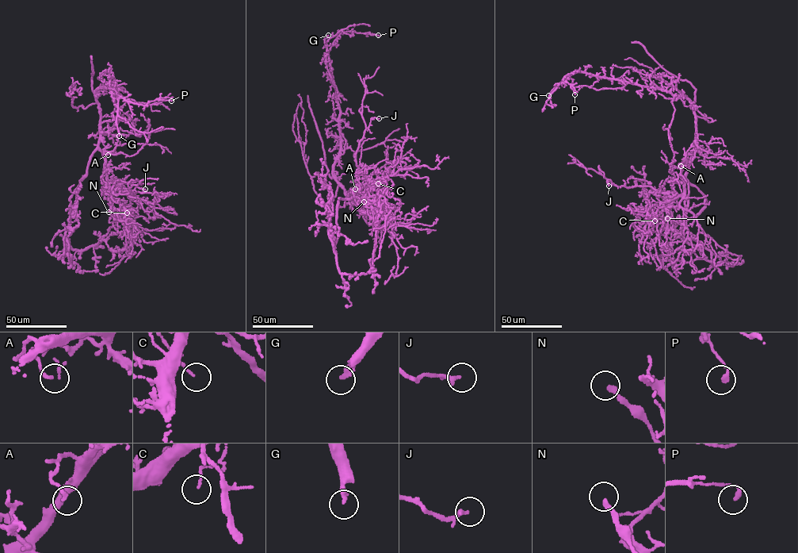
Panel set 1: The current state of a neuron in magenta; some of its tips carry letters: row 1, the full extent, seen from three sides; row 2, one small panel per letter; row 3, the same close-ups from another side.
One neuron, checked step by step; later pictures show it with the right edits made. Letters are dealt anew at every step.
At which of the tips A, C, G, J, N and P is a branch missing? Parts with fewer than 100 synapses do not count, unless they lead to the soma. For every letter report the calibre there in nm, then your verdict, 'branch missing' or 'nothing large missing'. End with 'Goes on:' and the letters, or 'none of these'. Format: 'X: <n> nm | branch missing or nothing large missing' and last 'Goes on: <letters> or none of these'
A: 140 nm | nothing large missing
C: 110 nm | nothing large missing
G: 240 nm | branch missing
J: 200 nm | nothing large missing
N: 240 nm | nothing large missing
P: 200 nm | nothing large missing
Goes on: G

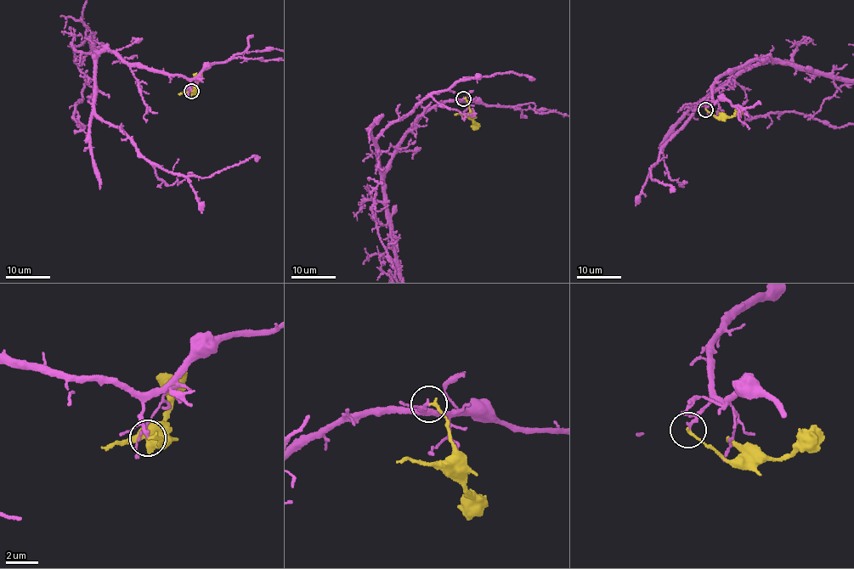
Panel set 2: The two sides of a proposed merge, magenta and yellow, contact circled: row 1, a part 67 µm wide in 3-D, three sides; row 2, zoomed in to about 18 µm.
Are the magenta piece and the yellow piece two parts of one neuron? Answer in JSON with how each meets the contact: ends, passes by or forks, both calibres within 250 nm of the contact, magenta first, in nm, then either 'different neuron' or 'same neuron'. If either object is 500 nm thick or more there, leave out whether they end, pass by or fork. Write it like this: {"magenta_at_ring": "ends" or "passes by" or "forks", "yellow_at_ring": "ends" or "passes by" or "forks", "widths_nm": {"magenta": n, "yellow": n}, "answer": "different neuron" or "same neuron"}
{"magenta_at_ring": "passes by", "yellow_at_ring": "ends", "widths_nm": {"magenta": 130, "yellow": 170}, "answer": "different neuron"}

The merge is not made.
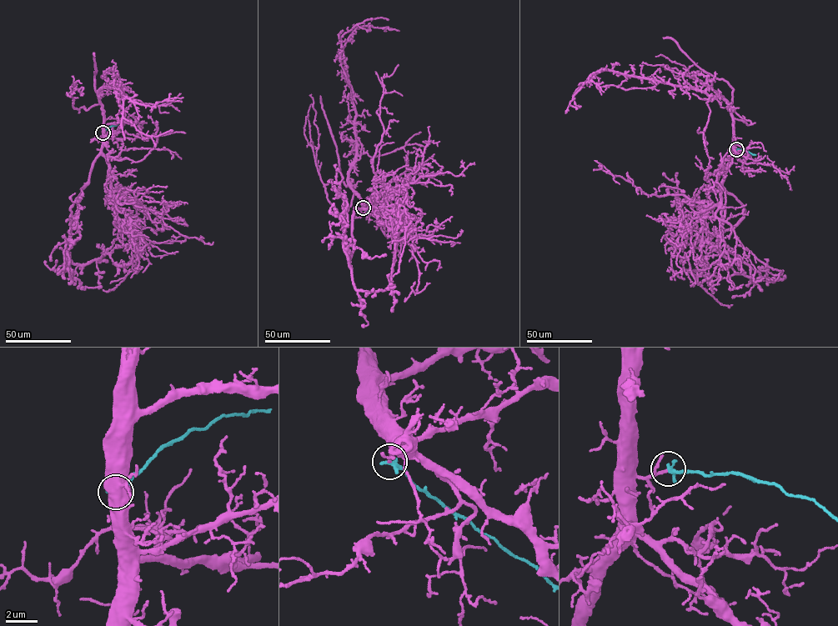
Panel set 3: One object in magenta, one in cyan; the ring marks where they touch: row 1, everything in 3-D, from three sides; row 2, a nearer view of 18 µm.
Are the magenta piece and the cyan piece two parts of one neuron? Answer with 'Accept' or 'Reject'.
Accept

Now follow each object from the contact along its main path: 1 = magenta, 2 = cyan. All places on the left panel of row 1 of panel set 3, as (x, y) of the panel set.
1: (102, 132), (102, 107), (97, 92), (116, 84), (122, 91), (123, 117), (138, 131), (155, 136), (173, 130)
2: (102, 132), (118, 122)

